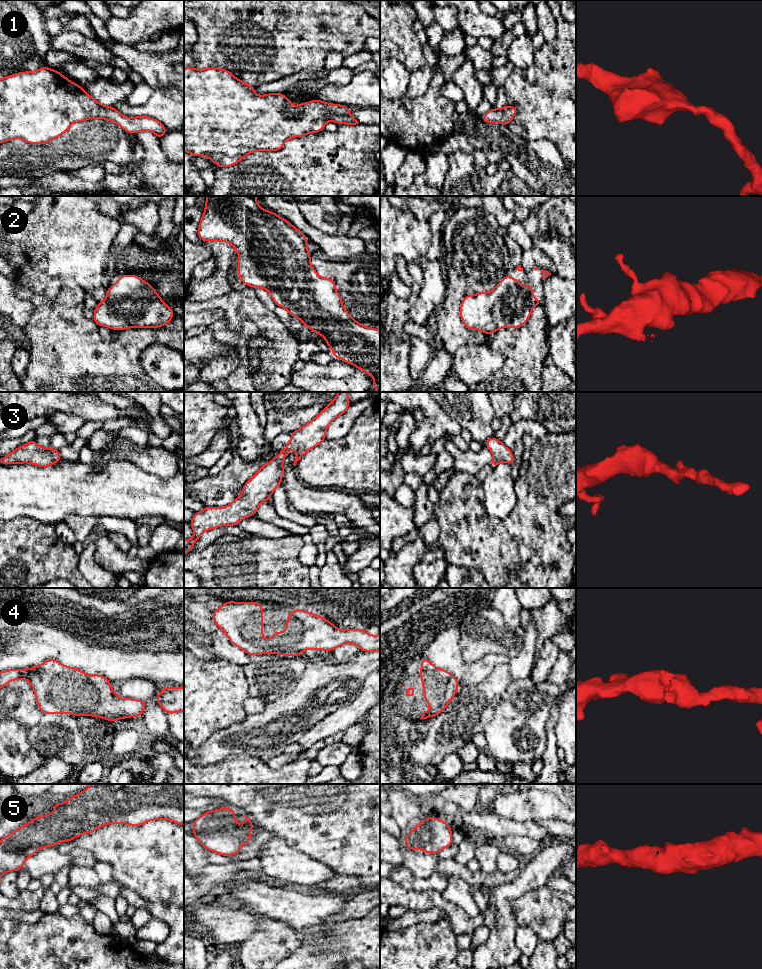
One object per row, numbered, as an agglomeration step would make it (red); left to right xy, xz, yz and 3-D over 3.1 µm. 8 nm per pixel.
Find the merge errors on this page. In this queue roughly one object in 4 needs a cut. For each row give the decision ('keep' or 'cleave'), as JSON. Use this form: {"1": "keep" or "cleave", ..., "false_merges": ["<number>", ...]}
{"1": "keep", "2": "keep", "3": "keep", "4": "keep", "5": "keep", "false_merges": []}

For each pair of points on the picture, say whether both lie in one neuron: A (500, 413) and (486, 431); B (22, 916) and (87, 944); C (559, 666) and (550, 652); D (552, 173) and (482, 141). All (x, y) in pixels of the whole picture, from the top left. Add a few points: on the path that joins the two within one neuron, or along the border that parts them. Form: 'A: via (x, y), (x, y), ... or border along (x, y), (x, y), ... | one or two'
A: border along (489, 402), (495, 417) | two
B: border along (43, 913), (33, 923), (22, 923), (12, 920) | two
C: border along (560, 650), (546, 680) | two
D: via (535, 162), (526, 159), (513, 149), (499, 143) | one

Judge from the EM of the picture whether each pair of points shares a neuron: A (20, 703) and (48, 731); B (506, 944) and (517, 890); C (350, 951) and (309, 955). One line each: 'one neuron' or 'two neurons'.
A: two neurons
B: one neuron
C: one neuron

